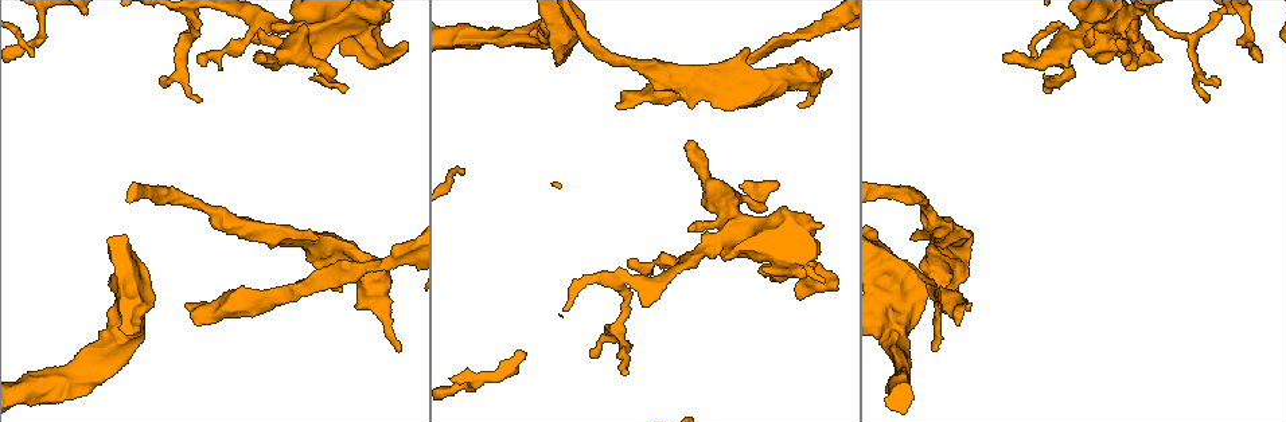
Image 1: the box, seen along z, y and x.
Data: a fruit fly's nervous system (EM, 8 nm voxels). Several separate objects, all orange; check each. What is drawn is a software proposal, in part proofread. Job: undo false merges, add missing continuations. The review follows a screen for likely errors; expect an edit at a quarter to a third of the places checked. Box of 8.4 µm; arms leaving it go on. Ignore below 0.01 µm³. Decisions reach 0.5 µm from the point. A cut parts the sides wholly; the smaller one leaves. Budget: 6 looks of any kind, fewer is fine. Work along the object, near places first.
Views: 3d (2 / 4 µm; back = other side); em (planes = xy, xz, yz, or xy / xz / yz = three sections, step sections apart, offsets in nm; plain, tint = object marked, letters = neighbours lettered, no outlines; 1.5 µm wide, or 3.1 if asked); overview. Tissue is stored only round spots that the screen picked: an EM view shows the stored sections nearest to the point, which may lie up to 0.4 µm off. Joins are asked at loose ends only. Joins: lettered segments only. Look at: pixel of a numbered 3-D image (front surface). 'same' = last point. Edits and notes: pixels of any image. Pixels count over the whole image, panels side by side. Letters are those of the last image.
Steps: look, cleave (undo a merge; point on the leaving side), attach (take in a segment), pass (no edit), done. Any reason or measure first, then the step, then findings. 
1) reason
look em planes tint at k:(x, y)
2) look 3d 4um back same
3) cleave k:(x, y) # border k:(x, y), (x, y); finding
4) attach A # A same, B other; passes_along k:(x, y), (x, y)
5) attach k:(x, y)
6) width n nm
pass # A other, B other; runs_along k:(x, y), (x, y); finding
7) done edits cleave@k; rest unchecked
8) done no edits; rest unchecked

free end
look em planes letters at 1:(966, 268)

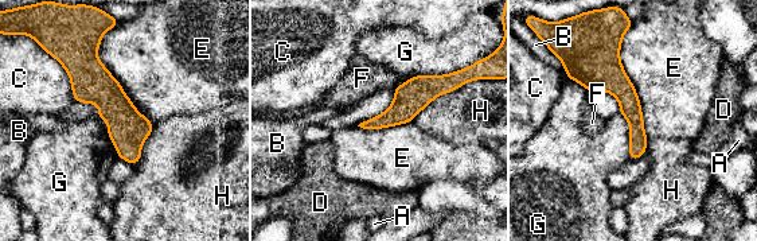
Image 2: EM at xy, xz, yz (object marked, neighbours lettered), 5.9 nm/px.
longest_contact E 650 nm
pass # A other, B other, C other, D other, E other, F other, G other, H other; no lettered segment goes on from it

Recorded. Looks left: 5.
branch stops here
look 3d 4um at 1:(184, 305)

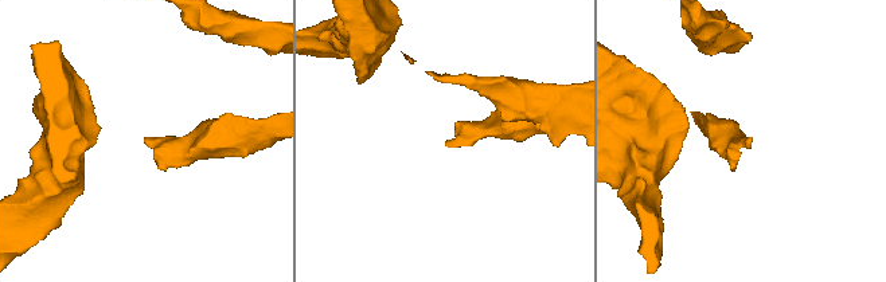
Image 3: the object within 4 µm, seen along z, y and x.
shape alone is not enough
look em planes letters at 3:(751, 137)

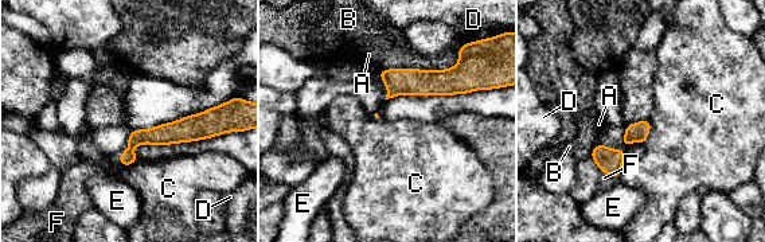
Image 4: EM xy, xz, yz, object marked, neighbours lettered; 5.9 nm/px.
longest_contact B 440 nm
attach F # A other, B other, C other, D other, E other, F same; passes_along 4:(609, 160), (609, 175), (605, 180); the neuron continues

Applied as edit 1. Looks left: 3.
look 3d 4um at 1:(525, 46)

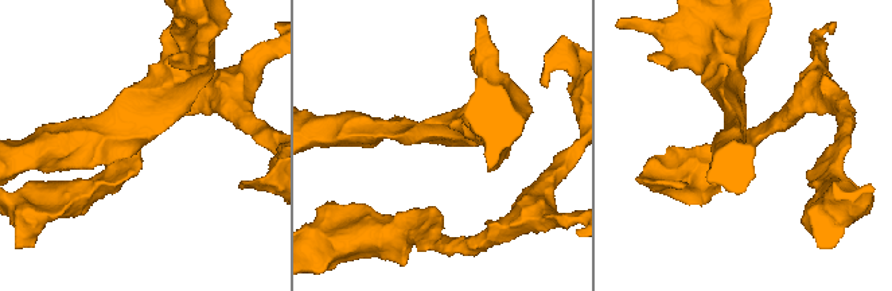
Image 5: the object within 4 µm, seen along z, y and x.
need the tissue
look em planes letters at 5:(142, 143)

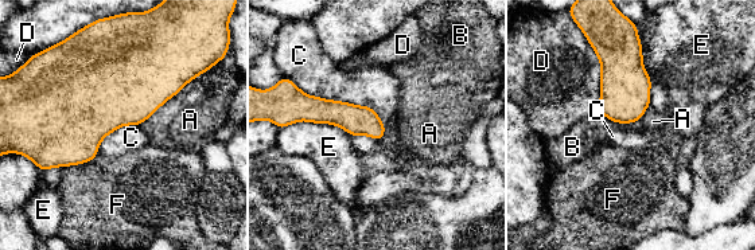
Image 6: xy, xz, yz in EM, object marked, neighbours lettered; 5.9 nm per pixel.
pass # A other, B other, C other, D other, E other, F other; none of them fits

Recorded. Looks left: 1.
done edits attach@4; rest unchecked

